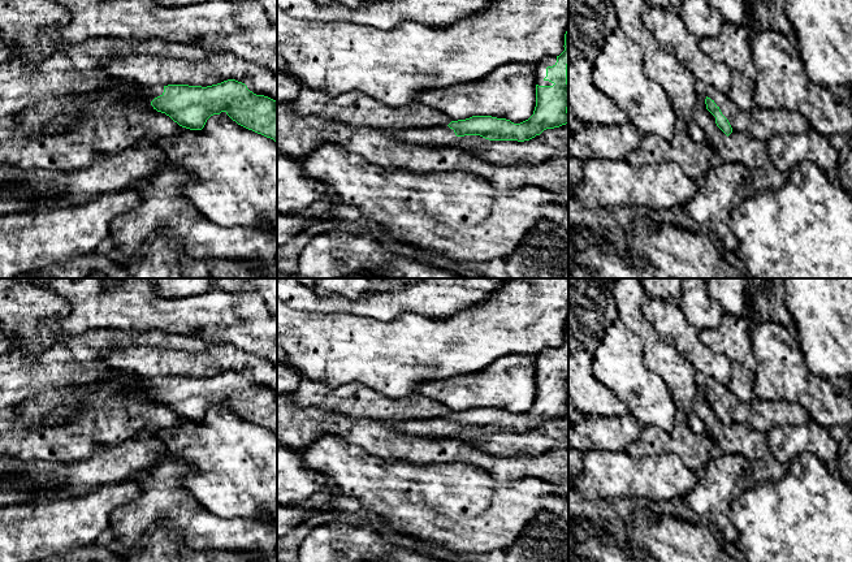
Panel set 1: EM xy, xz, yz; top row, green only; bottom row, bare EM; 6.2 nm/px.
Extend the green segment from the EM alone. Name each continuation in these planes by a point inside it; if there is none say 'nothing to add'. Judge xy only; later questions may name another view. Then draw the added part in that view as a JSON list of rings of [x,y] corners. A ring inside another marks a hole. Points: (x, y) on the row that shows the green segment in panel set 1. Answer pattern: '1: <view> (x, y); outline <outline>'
1: xy (154, 91); outline [[[151,86],[144,90],[144,95],[148,98],[148,100],[153,100],[155,98],[163,95],[164,86]]]

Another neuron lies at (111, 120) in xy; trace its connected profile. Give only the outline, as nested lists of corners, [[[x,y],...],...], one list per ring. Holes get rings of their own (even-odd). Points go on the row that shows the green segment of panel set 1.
[[[116,78],[109,88],[85,94],[78,99],[57,99],[40,108],[26,109],[13,122],[13,127],[0,127],[0,165],[9,164],[23,170],[46,168],[70,172],[91,164],[101,154],[117,154],[135,144],[139,139],[156,143],[160,138],[172,137],[182,126],[165,113],[157,112],[146,95],[147,87],[131,81]],[[56,117],[77,117],[73,129],[55,135],[44,135],[42,127]]]

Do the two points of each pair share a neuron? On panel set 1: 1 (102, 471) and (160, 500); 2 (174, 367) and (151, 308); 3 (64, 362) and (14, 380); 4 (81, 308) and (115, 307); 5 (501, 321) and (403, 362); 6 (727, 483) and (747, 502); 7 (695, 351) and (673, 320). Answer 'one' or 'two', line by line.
1: two
2: two
3: one
4: one
5: one
6: two
7: one

